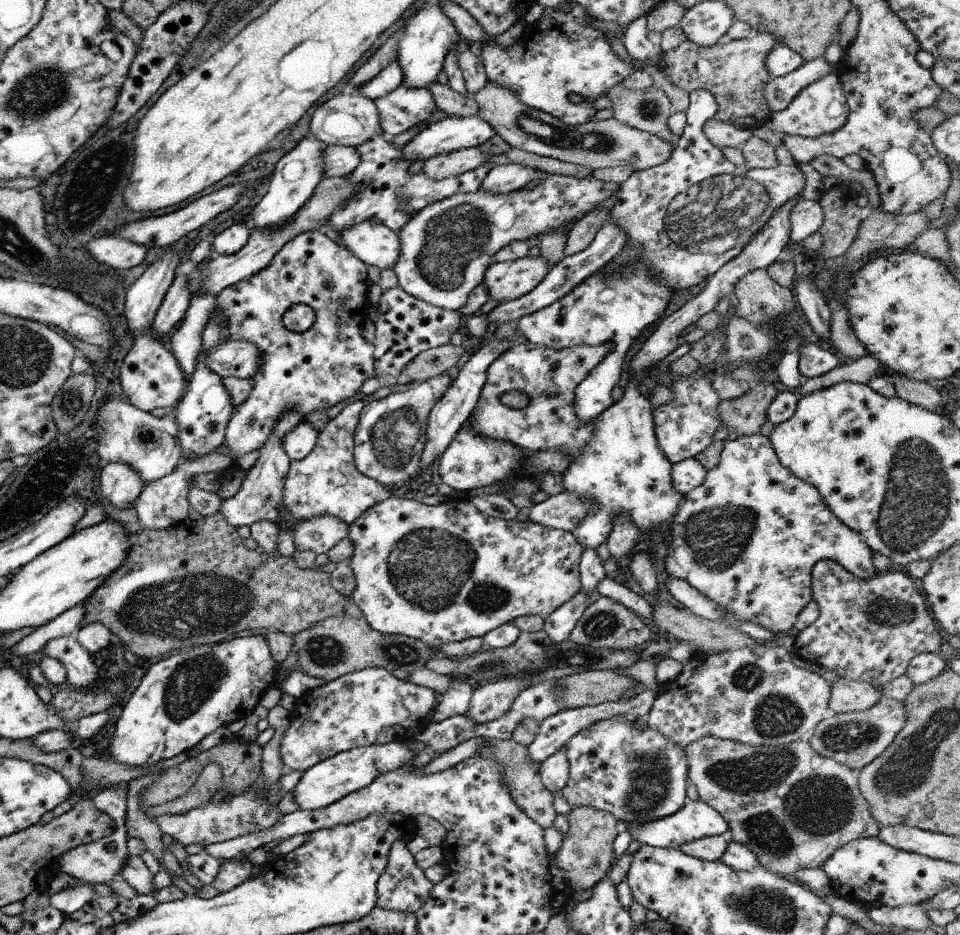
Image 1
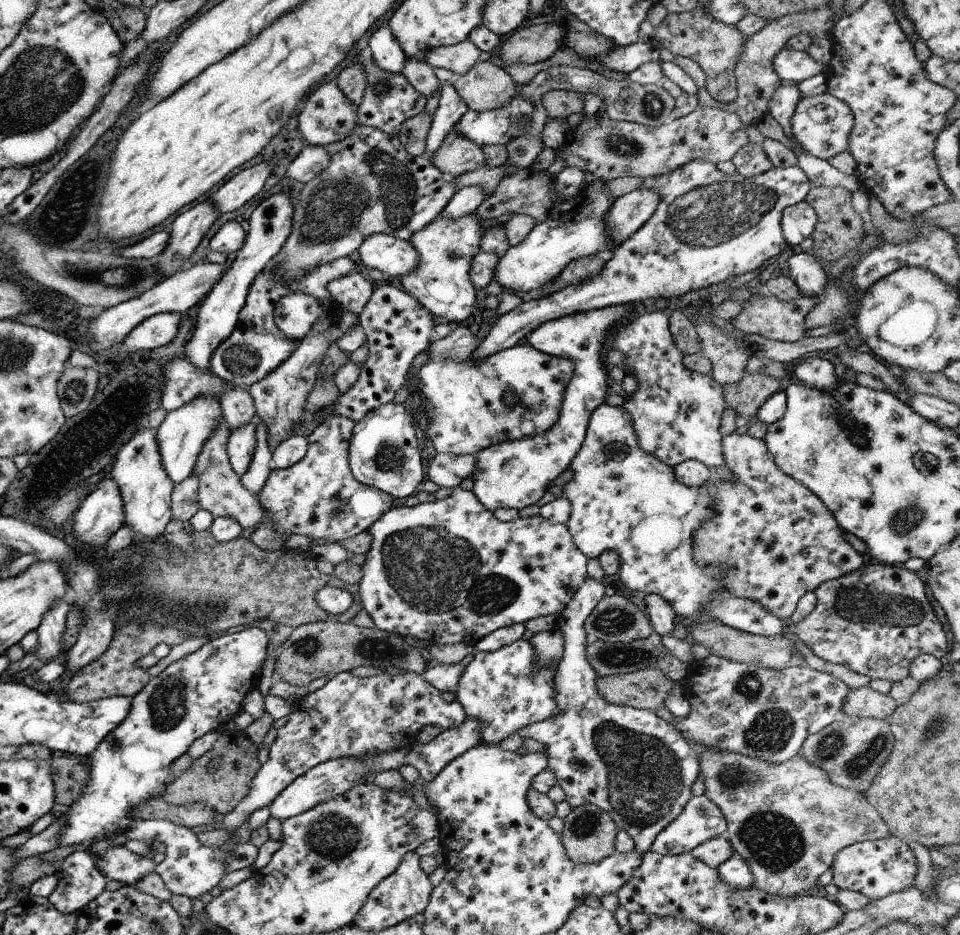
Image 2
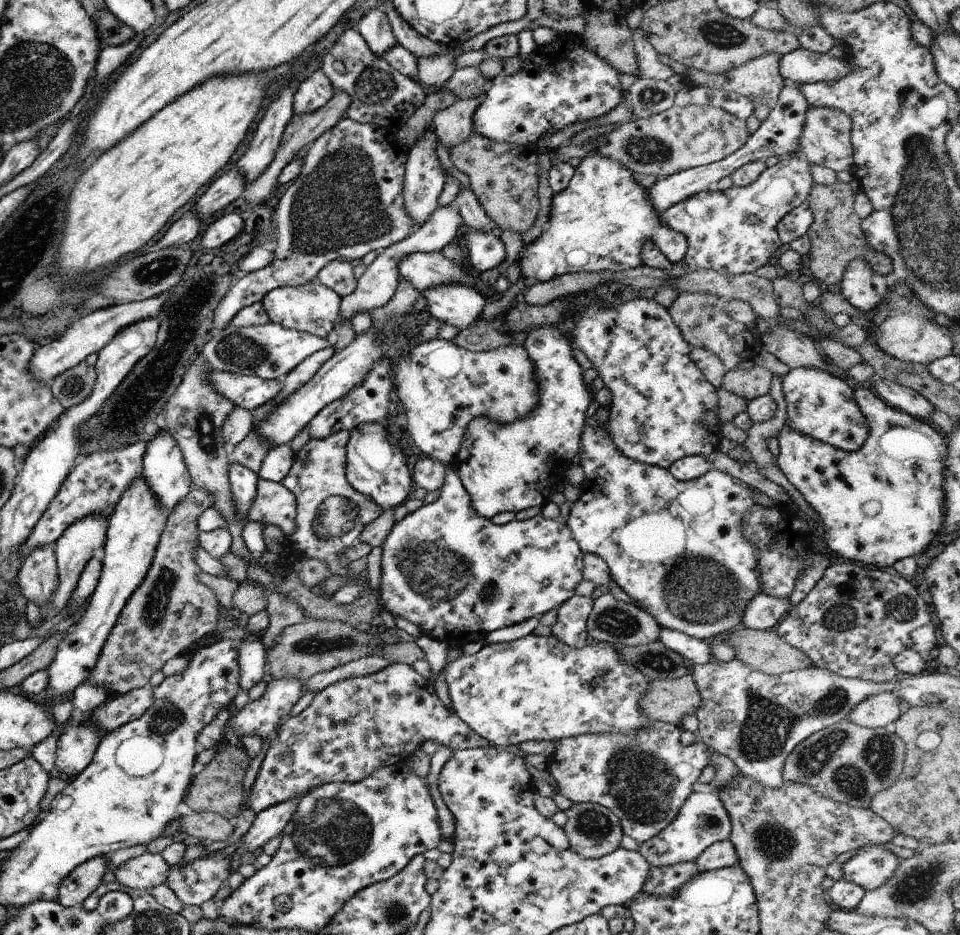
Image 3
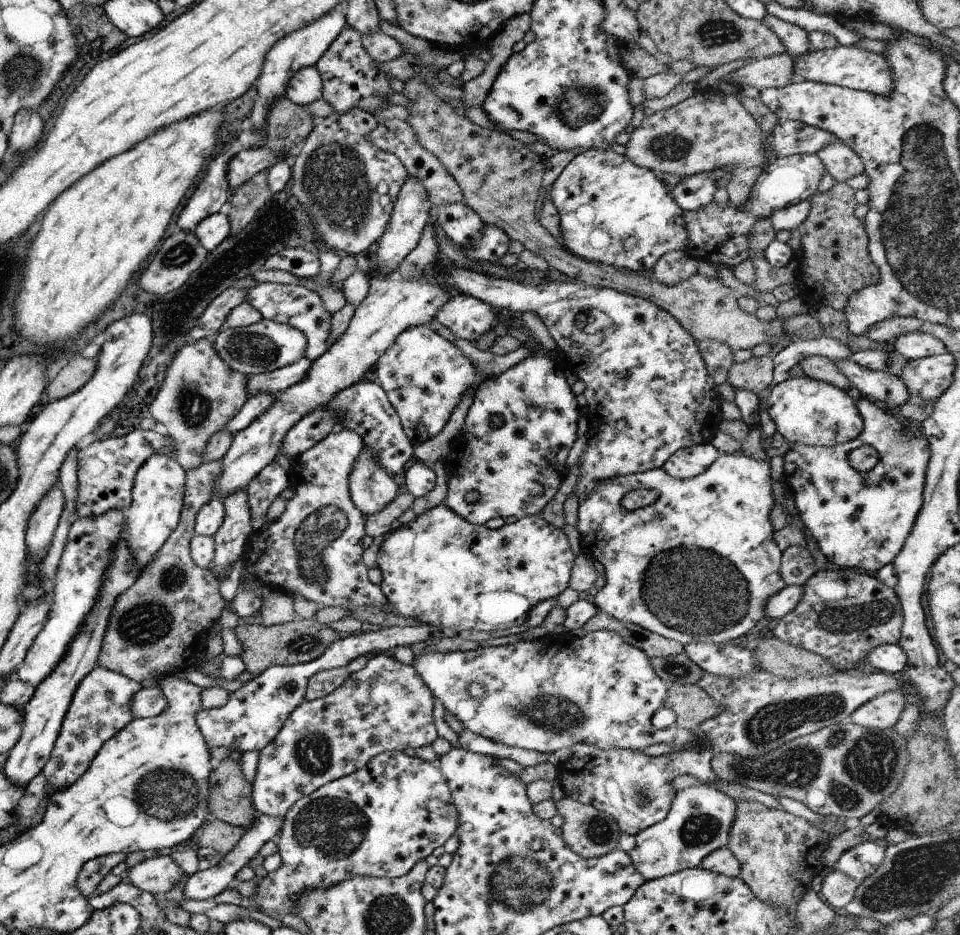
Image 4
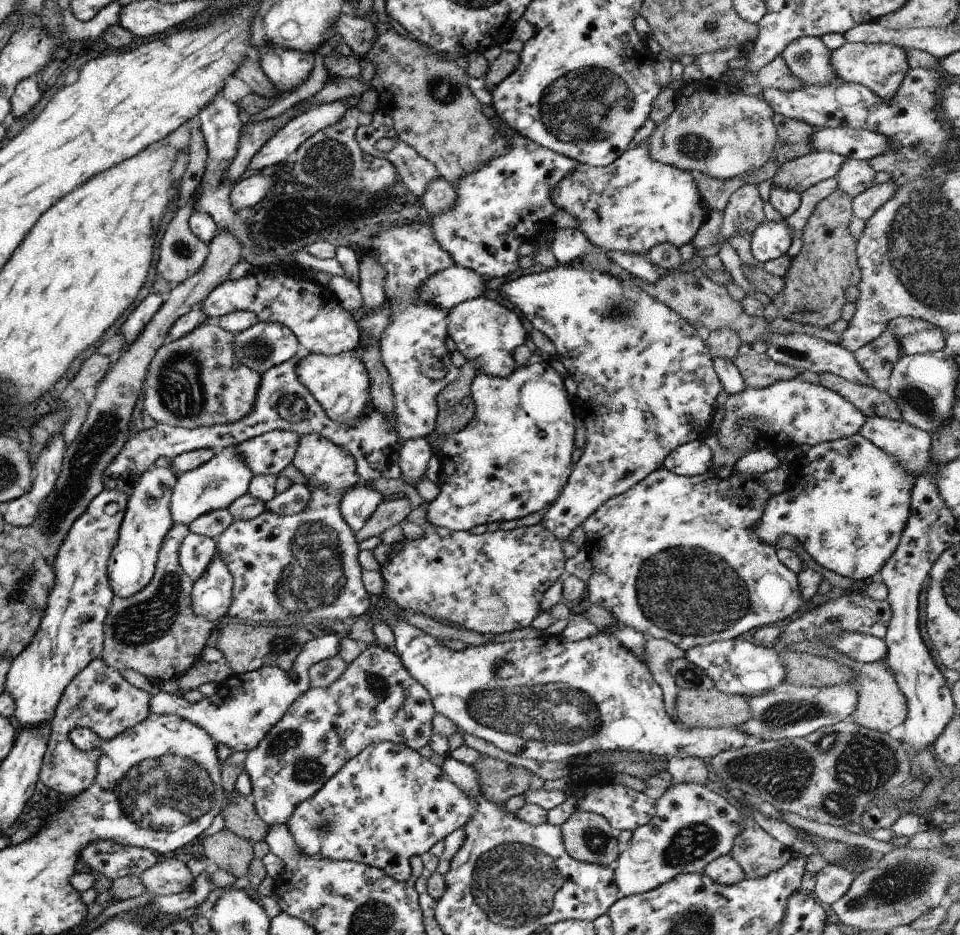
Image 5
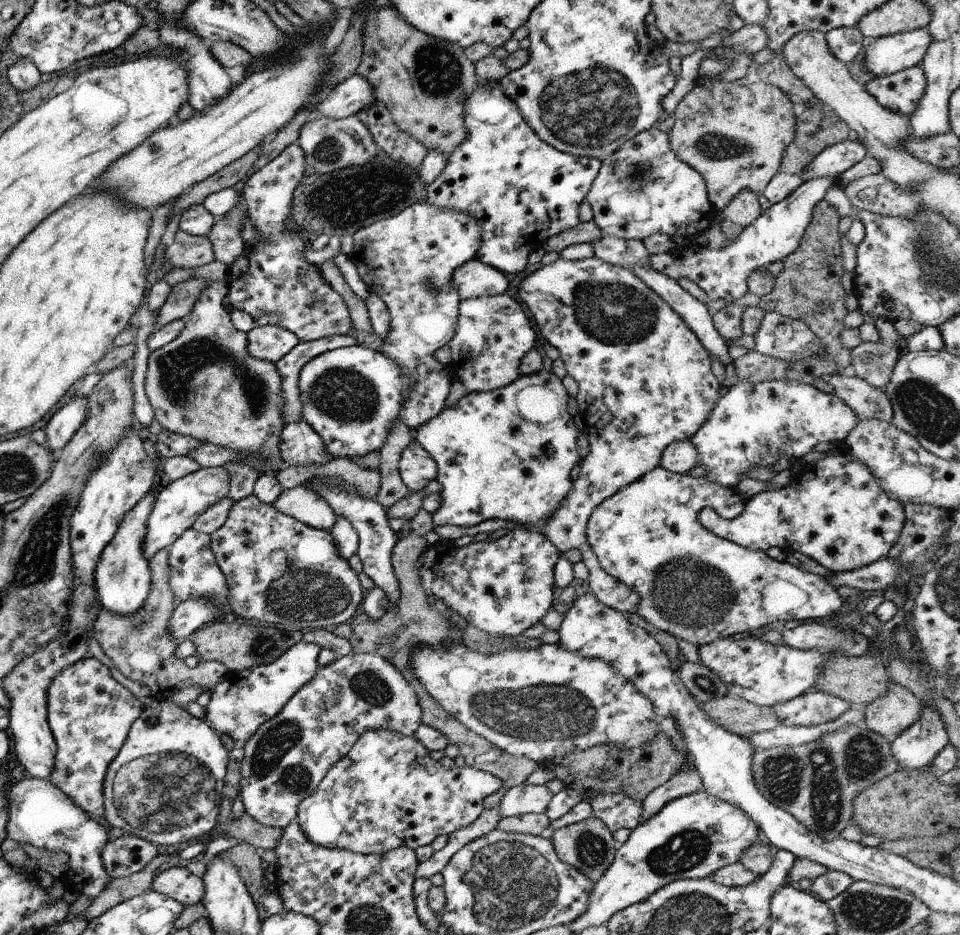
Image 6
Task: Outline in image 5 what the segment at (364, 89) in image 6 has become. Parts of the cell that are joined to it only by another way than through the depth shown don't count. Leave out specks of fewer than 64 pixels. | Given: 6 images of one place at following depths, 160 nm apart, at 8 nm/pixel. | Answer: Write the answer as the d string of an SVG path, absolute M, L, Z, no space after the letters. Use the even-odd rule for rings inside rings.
M323 102L278 128L249 159L246 169L263 170L291 159L295 149L314 132L333 124L346 111L341 102Z

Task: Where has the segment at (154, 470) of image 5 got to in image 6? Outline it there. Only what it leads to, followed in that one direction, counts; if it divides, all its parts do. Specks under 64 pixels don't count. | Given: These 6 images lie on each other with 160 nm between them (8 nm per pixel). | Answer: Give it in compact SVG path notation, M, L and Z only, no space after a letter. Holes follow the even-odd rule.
M147 492L121 520L113 539L105 546L99 556L99 561L93 570L93 584L99 608L105 608L111 614L117 616L129 616L137 612L151 590L151 574L148 562L143 558L143 536L145 536L145 522L153 508L155 492Z

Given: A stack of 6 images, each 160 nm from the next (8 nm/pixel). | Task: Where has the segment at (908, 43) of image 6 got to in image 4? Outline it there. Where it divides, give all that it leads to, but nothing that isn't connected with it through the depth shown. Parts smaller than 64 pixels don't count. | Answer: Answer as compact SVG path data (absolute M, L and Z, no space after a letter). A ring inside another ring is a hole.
M839 45L830 49L807 51L805 54L792 58L792 72L796 79L819 81L828 85L837 85L860 91L875 93L877 96L886 95L894 86L889 67L885 59L879 54L874 54L858 49L853 45Z

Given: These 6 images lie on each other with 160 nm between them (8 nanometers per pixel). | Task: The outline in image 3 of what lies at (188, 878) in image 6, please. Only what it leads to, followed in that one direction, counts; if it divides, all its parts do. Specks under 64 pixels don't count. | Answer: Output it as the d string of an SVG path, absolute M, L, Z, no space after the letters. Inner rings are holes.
M144 853L117 866L112 873L122 886L147 891L166 882L169 867L160 854Z

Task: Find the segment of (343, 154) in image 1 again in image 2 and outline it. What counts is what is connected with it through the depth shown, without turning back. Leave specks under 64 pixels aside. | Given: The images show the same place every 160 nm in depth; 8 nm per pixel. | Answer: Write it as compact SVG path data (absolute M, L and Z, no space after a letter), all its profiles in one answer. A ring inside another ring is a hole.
M307 145L300 150L293 162L288 164L286 173L290 180L305 183L316 177L329 162L329 153L326 153L324 146Z

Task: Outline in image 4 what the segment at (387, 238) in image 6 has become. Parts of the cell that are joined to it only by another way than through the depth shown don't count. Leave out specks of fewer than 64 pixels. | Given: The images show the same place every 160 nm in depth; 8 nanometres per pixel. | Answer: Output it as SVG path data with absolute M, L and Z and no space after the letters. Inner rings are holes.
M419 325L416 327L408 328L407 330L403 331L400 336L393 341L393 344L383 352L383 355L380 356L379 359L376 360L376 363L373 366L372 378L374 379L375 383L379 385L383 392L385 392L387 400L389 404L395 409L397 416L400 420L400 425L402 426L402 431L405 433L407 439L411 441L413 445L421 444L421 442L425 440L429 440L433 438L440 430L445 426L447 420L449 420L449 416L451 416L451 410L459 404L459 400L461 400L461 396L471 387L473 387L474 392L480 386L481 380L485 380L485 378L491 378L491 376L486 376L484 378L480 378L473 367L473 364L467 359L467 357L463 356L461 351L455 347L452 342L449 342L435 332L431 331L428 326L426 325Z

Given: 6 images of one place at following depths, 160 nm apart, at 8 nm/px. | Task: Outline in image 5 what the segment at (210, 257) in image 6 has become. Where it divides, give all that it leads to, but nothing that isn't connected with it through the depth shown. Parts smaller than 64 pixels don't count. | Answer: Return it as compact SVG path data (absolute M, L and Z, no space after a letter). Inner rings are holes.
M194 198L185 199L176 214L167 224L165 231L159 241L159 254L157 254L157 264L155 264L157 277L163 278L169 283L170 288L175 288L186 278L193 276L201 265L204 263L208 253L208 245L201 242L191 231L188 226L188 218L193 210Z

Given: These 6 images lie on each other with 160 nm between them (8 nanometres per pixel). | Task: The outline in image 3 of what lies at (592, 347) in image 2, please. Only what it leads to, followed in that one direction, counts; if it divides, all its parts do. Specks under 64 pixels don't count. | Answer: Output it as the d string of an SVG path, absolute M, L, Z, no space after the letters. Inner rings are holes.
M562 326L539 327L529 330L523 340L523 350L533 364L533 378L537 382L537 406L527 416L513 420L511 424L499 424L487 420L485 416L475 416L465 426L465 432L457 450L457 454L449 463L456 470L456 476L469 494L473 510L481 518L491 519L503 512L517 513L534 506L543 507L550 502L553 493L565 479L565 471L569 469L571 458L578 452L580 435L584 426L585 410L593 400L593 392L584 380L579 364L573 360L571 346Z

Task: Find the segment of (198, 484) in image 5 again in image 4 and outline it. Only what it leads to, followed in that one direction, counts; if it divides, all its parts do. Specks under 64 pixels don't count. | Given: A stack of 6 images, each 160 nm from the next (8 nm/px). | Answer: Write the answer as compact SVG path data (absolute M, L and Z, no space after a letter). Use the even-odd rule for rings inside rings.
M397 274L387 279L368 280L367 296L354 308L345 332L328 349L311 361L305 376L277 393L274 401L253 419L243 430L236 432L231 446L222 456L222 471L214 484L215 499L221 502L230 492L247 486L248 482L266 464L275 461L287 431L313 409L325 407L338 392L361 380L372 378L373 366L383 352L400 334L411 327L428 325L431 318L449 298L445 296L443 282L437 283L432 276L404 281Z

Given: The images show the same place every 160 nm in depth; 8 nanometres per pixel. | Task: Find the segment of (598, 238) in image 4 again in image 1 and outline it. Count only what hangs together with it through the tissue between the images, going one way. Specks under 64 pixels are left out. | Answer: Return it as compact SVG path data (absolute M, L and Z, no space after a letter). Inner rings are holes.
M540 253L537 257L527 256L516 261L491 262L484 270L482 278L482 284L489 298L489 305L515 300L517 297L523 296L541 282L548 270L549 267L543 262Z

